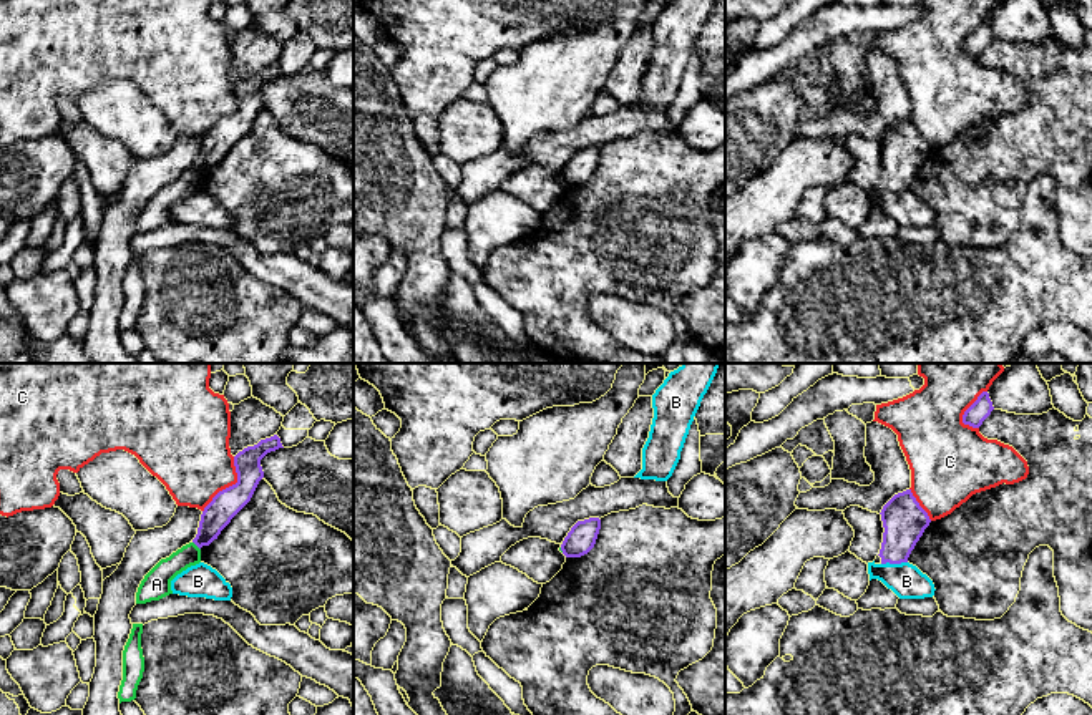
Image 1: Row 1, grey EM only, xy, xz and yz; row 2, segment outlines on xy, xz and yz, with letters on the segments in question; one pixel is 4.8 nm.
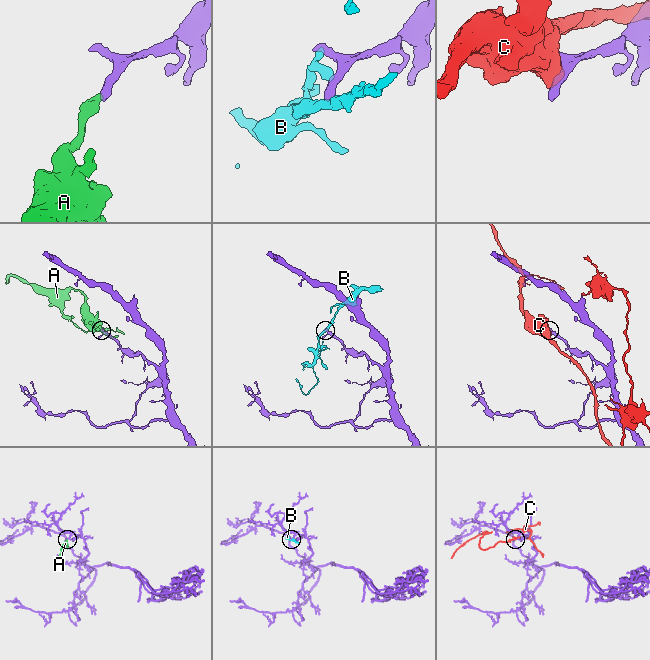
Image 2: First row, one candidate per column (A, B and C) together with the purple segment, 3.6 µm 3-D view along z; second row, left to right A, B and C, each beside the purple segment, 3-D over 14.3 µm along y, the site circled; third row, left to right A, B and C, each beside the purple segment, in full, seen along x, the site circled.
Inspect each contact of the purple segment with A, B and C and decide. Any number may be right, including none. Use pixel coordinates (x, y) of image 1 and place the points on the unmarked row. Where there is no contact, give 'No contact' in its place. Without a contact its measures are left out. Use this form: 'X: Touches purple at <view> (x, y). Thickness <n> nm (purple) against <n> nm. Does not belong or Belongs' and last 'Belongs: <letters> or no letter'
A: Touches purple at xy (196, 173). Thickness 140 nm (purple) against 120 nm. Does not belong
B: Touches purple at yz (893, 191). Thickness 200 nm (purple) against 170 nm. Does not belong
C: Touches purple at xy (229, 115). Thickness 140 nm (purple) against 380 nm. Does not belong
Belongs: no letter

